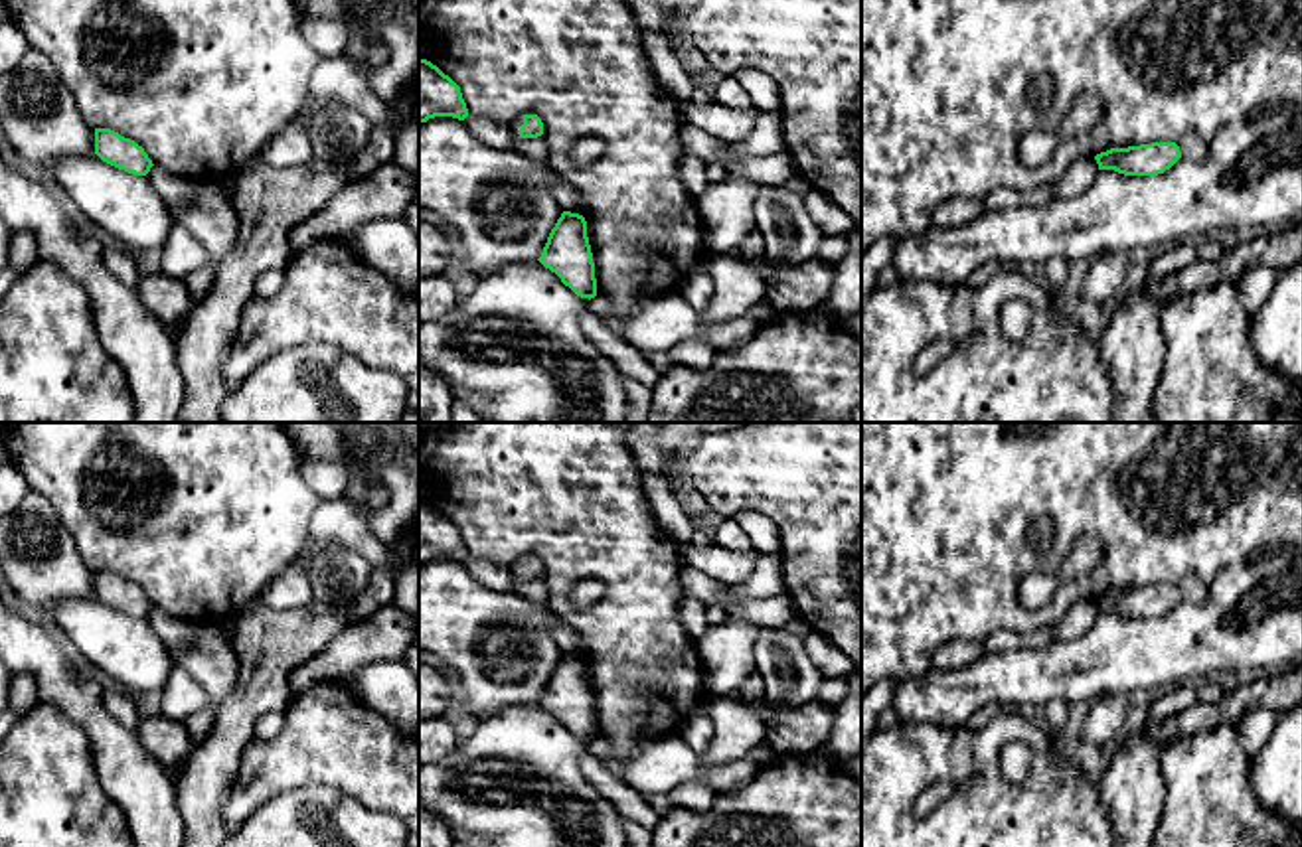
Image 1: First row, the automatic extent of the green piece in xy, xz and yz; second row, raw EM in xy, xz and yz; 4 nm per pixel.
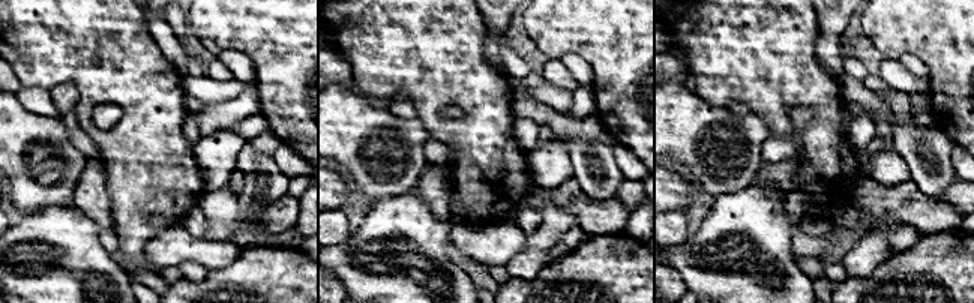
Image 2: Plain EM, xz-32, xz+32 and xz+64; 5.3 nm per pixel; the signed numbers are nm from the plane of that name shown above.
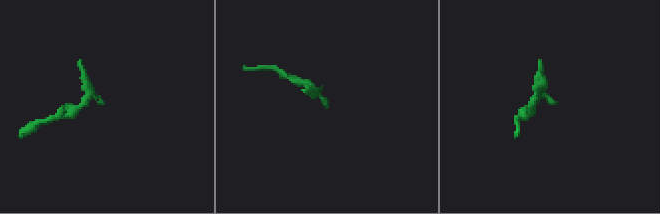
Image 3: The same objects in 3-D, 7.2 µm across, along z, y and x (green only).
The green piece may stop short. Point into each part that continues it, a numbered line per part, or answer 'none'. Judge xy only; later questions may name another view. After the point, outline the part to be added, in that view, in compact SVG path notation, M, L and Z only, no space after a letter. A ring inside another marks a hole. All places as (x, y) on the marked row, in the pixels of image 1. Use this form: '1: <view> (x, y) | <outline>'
none

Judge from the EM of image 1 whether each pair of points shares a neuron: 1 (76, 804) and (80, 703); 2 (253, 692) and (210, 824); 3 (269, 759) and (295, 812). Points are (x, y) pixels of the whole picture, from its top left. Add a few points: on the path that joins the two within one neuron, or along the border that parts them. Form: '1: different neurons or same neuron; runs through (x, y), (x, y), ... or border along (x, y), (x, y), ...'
1: different neurons; border along (40, 701), (54, 703), (87, 737), (95, 770)
2: same neuron; runs through (234, 725), (210, 770), (210, 790)
3: different neurons; border along (330, 784), (287, 788), (245, 818)

